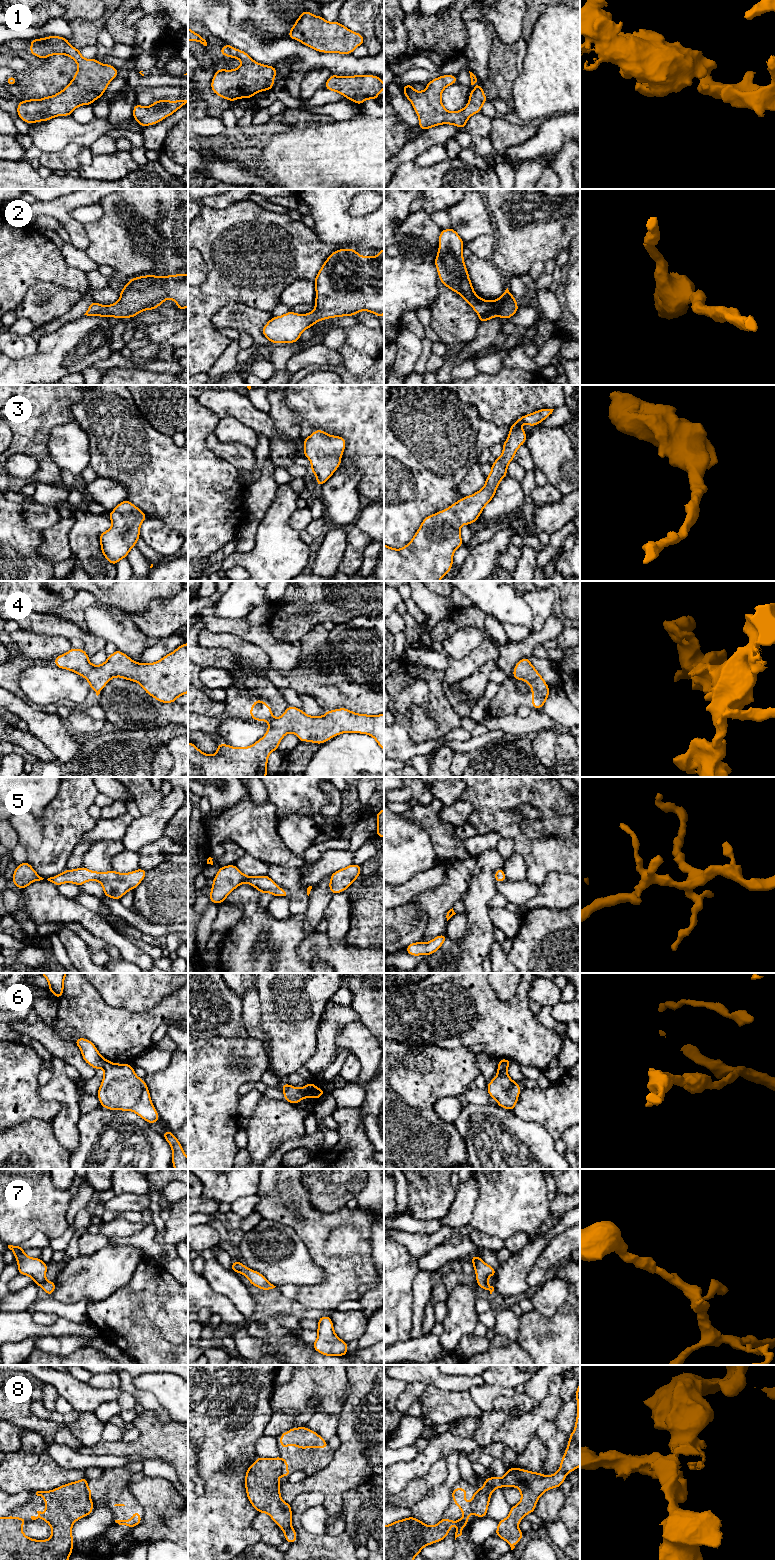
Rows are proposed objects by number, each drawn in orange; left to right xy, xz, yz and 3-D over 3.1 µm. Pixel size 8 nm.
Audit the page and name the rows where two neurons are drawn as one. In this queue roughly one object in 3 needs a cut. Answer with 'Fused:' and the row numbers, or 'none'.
Fused: 6, 8

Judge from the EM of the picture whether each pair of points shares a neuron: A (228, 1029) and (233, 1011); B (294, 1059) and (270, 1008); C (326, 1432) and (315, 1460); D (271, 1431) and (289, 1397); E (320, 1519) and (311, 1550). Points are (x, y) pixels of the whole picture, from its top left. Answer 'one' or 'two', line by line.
A: one
B: one
C: two
D: two
E: two

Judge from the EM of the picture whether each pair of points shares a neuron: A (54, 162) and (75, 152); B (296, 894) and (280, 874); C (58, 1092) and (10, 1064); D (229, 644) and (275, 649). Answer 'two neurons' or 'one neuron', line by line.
A: one neuron
B: one neuron
C: two neurons
D: two neurons

